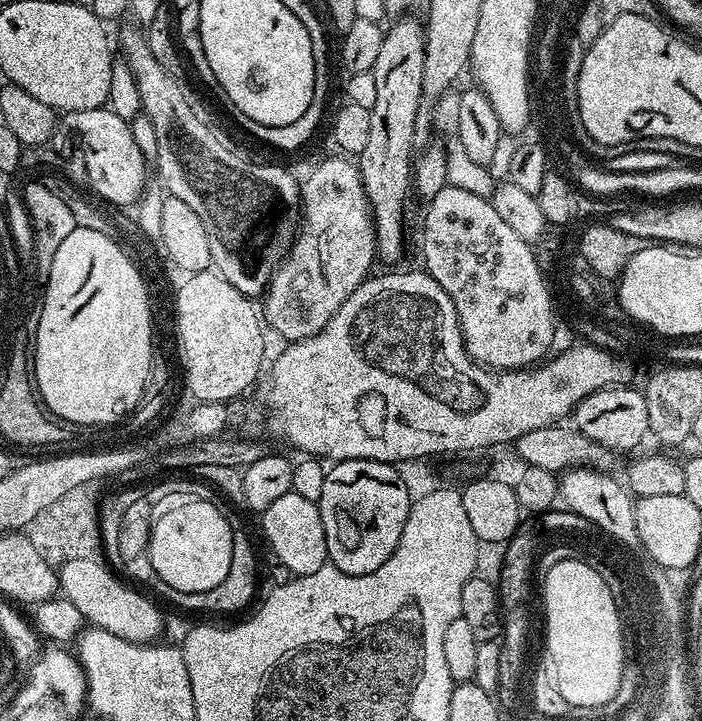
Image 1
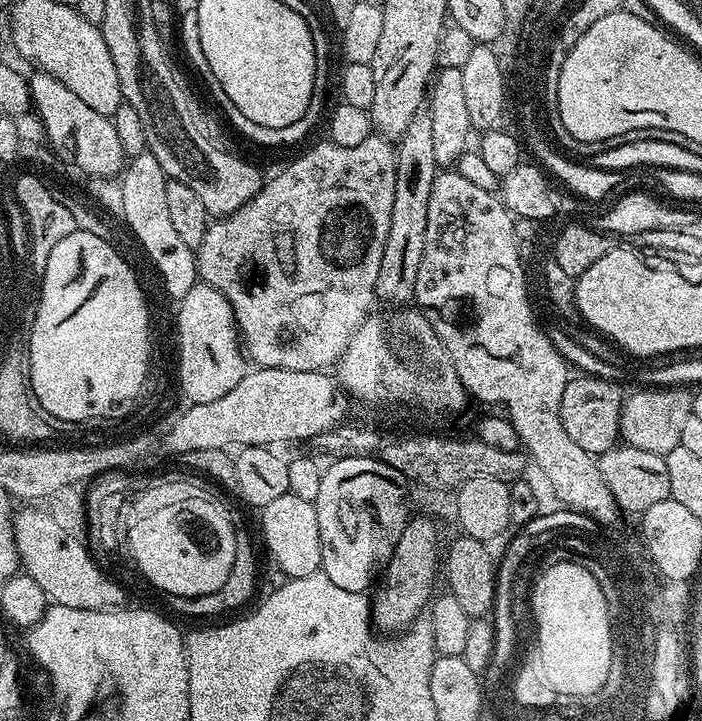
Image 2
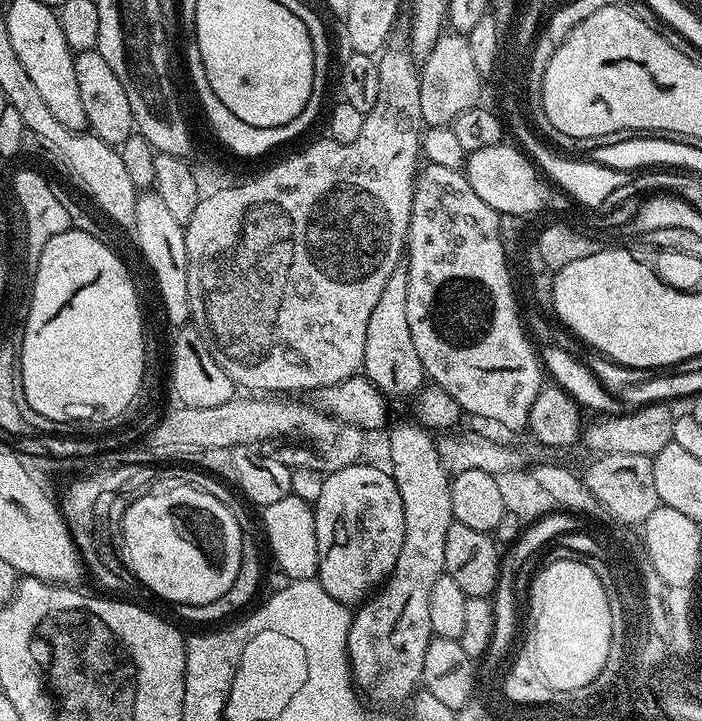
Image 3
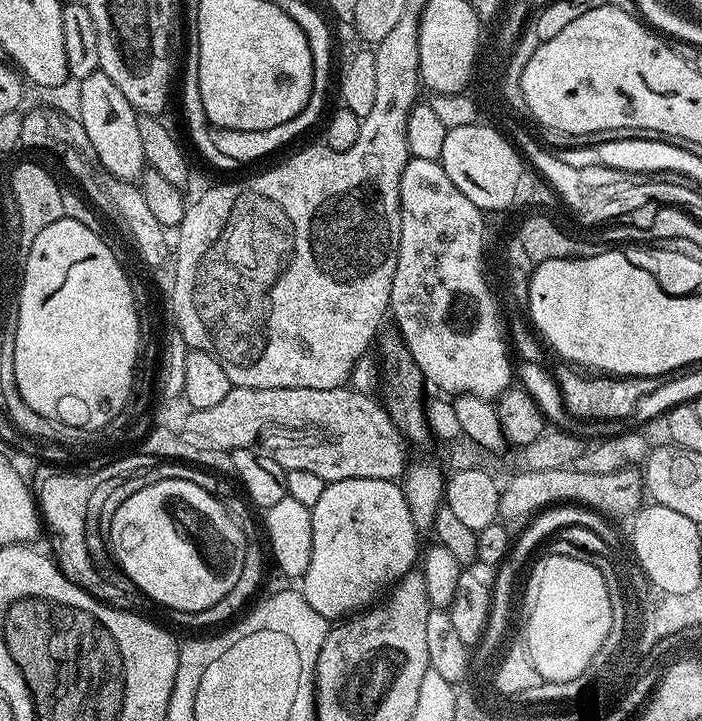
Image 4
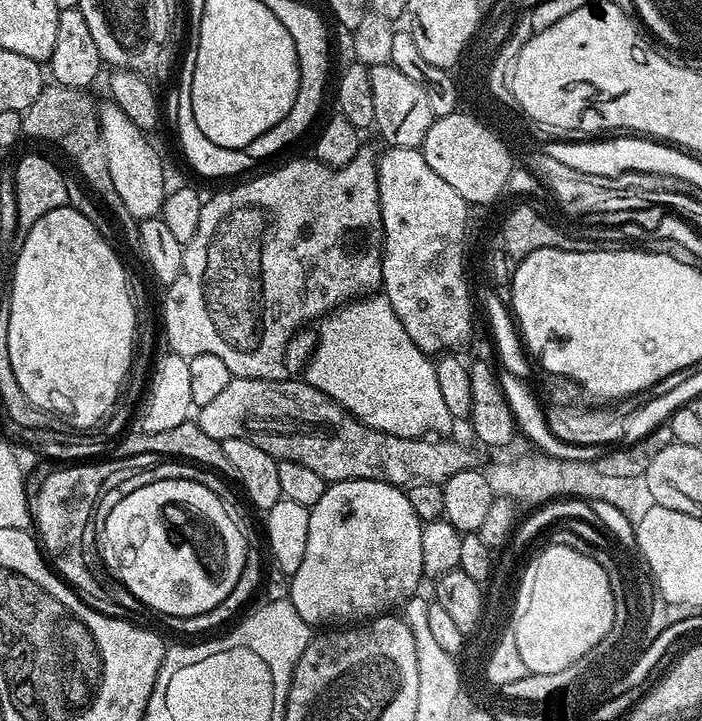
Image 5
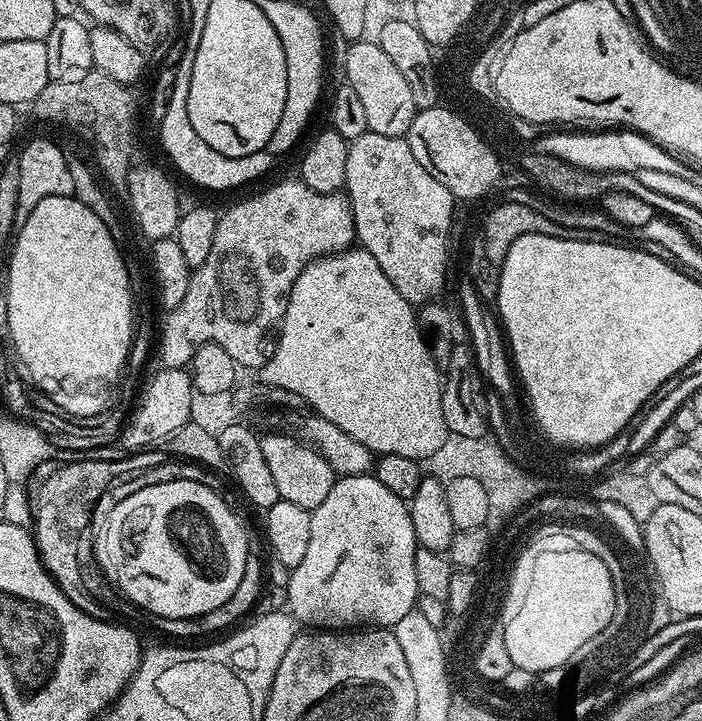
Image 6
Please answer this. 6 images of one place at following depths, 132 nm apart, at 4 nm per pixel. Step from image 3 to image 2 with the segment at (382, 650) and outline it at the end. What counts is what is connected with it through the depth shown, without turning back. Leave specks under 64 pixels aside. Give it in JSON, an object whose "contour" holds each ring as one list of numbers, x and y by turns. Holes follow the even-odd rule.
{"contour":[[413,515,402,530,402,538,398,538,394,546,390,562,384,567,379,581,380,589,379,584,375,589,376,597,373,595,370,600,372,623,381,633,399,634,411,629,421,619,420,611,429,607,434,596,432,587,436,584,436,576,438,580,438,559,441,552,442,544,440,548,440,536,436,533,435,522,428,516]]}

